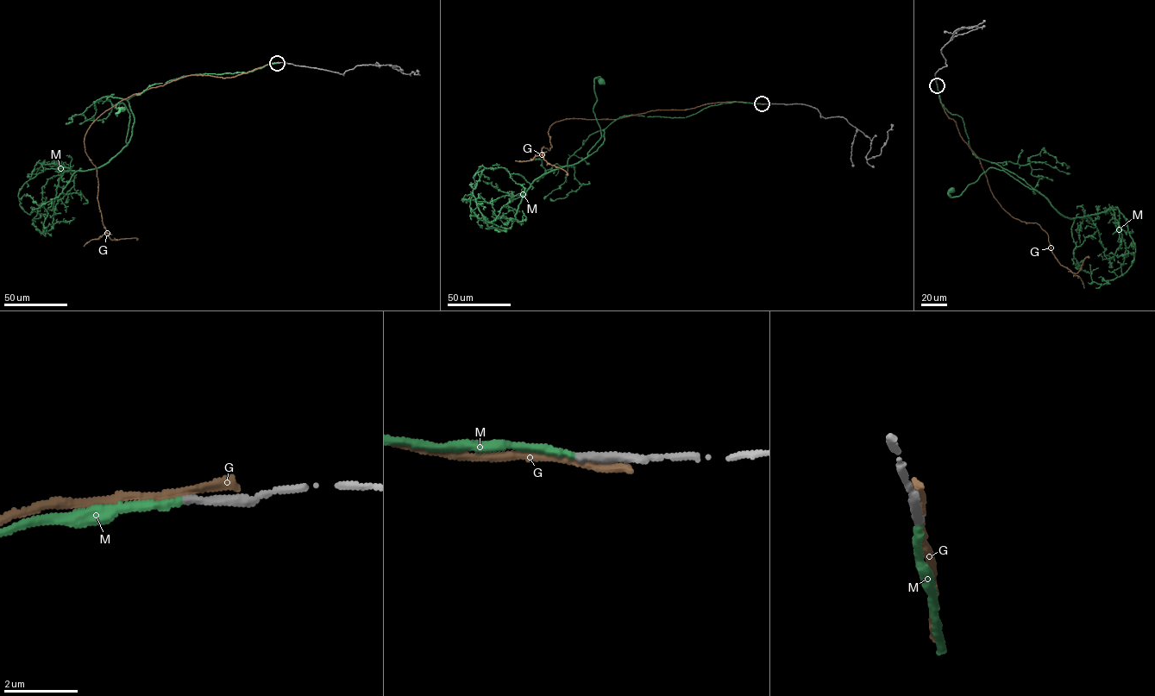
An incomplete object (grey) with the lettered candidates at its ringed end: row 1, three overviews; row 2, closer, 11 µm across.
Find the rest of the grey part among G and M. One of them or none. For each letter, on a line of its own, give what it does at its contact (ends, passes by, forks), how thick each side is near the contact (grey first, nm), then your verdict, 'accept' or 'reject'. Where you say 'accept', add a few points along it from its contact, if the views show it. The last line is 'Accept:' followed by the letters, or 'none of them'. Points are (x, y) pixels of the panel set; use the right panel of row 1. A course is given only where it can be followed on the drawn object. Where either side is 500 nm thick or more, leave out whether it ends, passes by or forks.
G: it passes by; 220 nm thick on the grey side, 190 nm on the other; reject
M: it ends there; 220 nm thick on the grey side, 170 nm on the other; accept; it runs (937, 85), (944, 109), (963, 118), (976, 158), (1032, 188), (994, 167), (958, 196), (949, 196), (951, 191)
Accept: M

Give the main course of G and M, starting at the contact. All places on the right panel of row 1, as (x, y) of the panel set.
G: (937, 85), (999, 204), (1038, 224), (1070, 271), (1089, 257)
M: (937, 85), (944, 109), (963, 118), (976, 158), (1032, 188), (994, 167), (958, 196), (949, 196), (951, 191)

